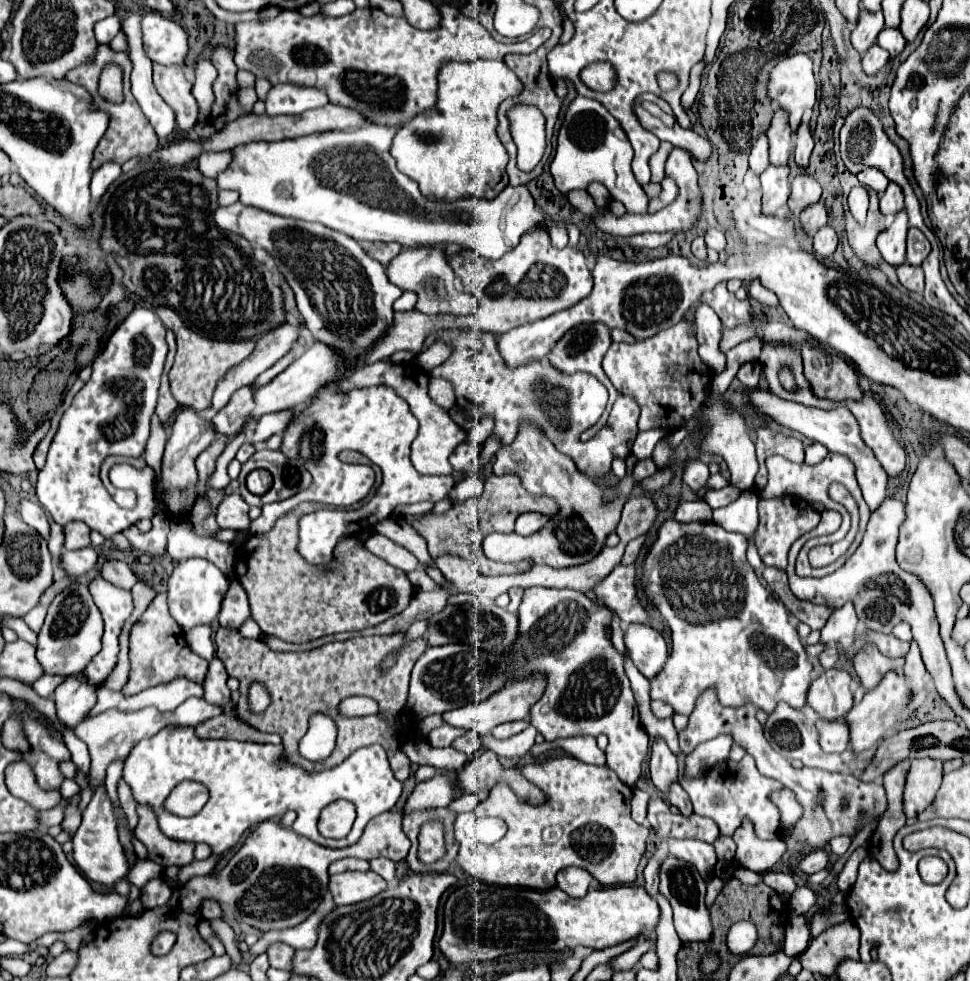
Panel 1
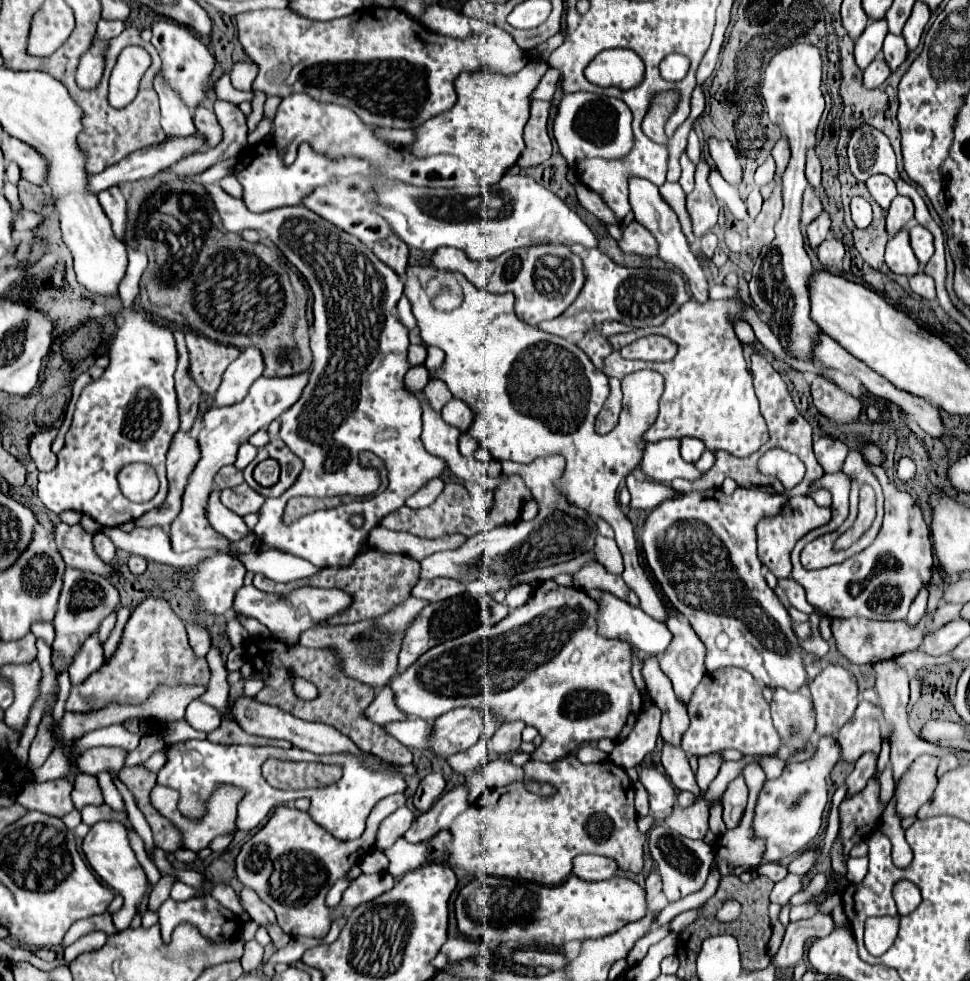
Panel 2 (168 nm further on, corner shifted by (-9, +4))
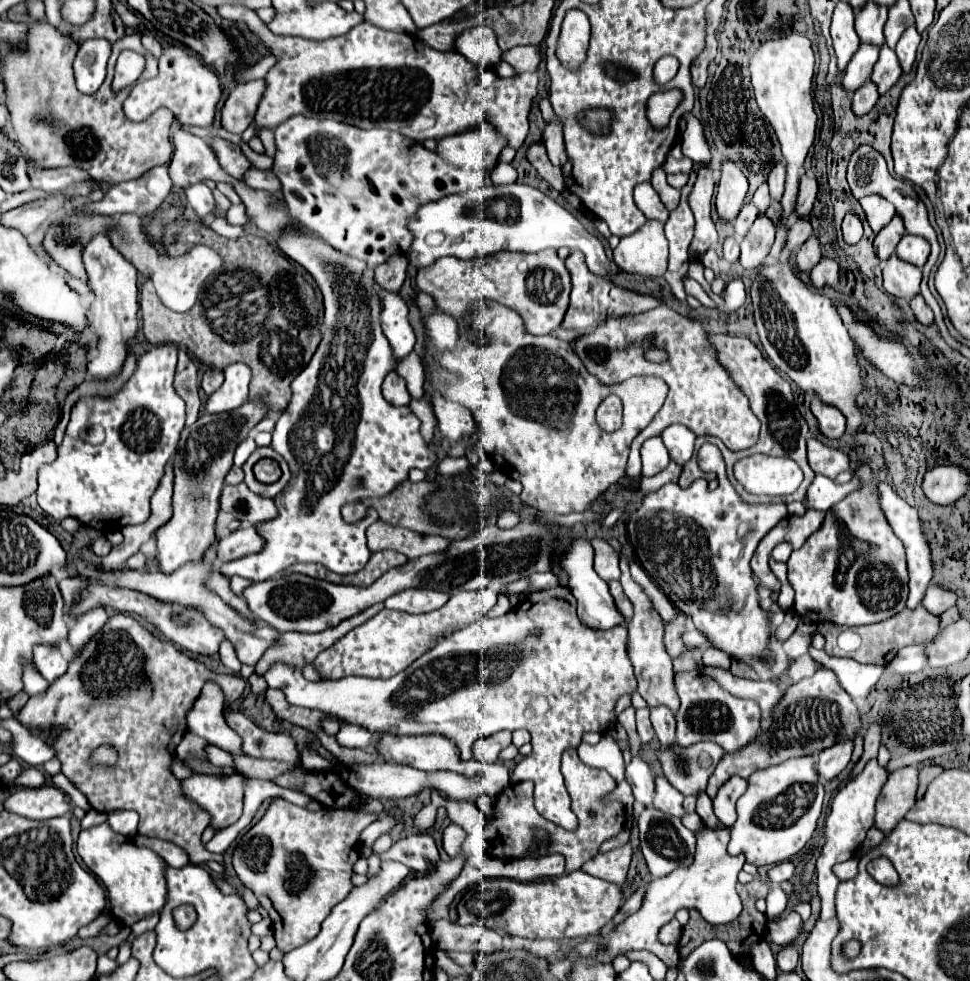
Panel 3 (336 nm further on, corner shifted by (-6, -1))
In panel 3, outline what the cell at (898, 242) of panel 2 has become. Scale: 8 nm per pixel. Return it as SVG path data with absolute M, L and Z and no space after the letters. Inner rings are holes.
M892 255L884 263L884 289L902 299L912 299L920 293L920 279L922 271L916 265L902 261L898 255Z

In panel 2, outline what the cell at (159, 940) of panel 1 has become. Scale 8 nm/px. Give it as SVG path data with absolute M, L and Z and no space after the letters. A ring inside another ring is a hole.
M211 894L203 896L203 898L193 898L193 900L187 900L187 902L175 902L175 900L165 900L159 908L159 926L161 926L161 936L163 936L163 942L169 944L171 940L171 932L177 924L181 922L191 922L193 926L197 926L197 930L201 932L203 938L211 940L211 942L227 942L227 940L237 940L239 934L241 934L241 928L243 928L243 920L239 916L235 916L231 910L223 908Z

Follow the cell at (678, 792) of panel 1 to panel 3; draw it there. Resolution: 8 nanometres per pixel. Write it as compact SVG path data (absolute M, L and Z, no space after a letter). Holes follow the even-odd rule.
M654 707L650 711L652 711L650 719L652 719L652 725L654 725L656 737L658 737L660 745L664 749L668 749L674 743L674 739L676 739L676 733L674 733L674 715L666 707Z

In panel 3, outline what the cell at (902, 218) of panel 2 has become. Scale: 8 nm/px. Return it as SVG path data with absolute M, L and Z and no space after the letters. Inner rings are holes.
M896 215L892 217L892 221L888 225L884 225L880 229L880 233L874 239L874 247L876 247L876 253L882 263L894 253L894 249L904 233L906 233L906 229L902 225L902 217L896 217Z

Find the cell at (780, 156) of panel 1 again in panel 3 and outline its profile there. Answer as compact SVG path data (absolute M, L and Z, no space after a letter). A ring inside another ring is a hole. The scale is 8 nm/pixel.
M776 163L768 175L768 185L770 185L770 195L772 199L780 199L782 193L784 193L784 165L782 163Z

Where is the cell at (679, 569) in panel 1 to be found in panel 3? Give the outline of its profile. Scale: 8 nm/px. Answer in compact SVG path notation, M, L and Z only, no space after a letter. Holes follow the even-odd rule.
M724 477L718 489L710 491L706 479L696 479L690 487L682 489L676 483L666 483L654 493L648 493L642 505L628 519L628 537L634 547L636 559L646 573L656 581L664 595L674 603L680 613L686 613L696 629L706 635L712 647L724 651L736 661L764 659L772 637L772 625L768 613L762 611L758 601L758 585L752 579L750 559L760 539L788 515L784 503L750 505L740 499L736 489Z

